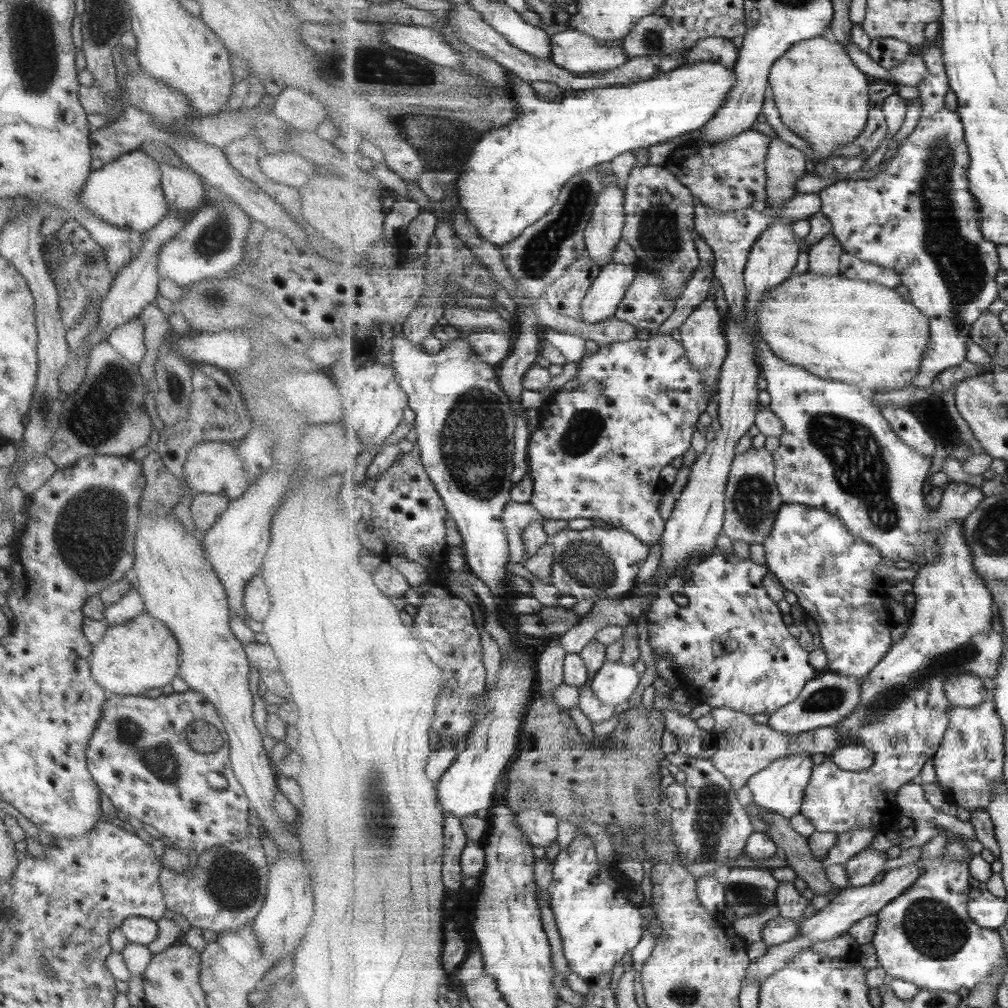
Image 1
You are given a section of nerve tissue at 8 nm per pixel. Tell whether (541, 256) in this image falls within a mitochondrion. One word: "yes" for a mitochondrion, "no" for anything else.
yes

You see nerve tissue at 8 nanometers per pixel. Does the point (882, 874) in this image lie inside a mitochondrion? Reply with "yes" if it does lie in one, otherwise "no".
no

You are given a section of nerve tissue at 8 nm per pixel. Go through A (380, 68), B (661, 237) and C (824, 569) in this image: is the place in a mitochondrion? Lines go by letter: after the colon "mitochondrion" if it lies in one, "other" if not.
A: mitochondrion
B: mitochondrion
C: mitochondrion

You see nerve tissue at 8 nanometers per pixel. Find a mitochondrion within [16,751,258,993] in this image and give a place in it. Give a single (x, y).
(212, 970)

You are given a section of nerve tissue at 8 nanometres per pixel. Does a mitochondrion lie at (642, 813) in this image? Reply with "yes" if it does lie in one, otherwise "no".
no

